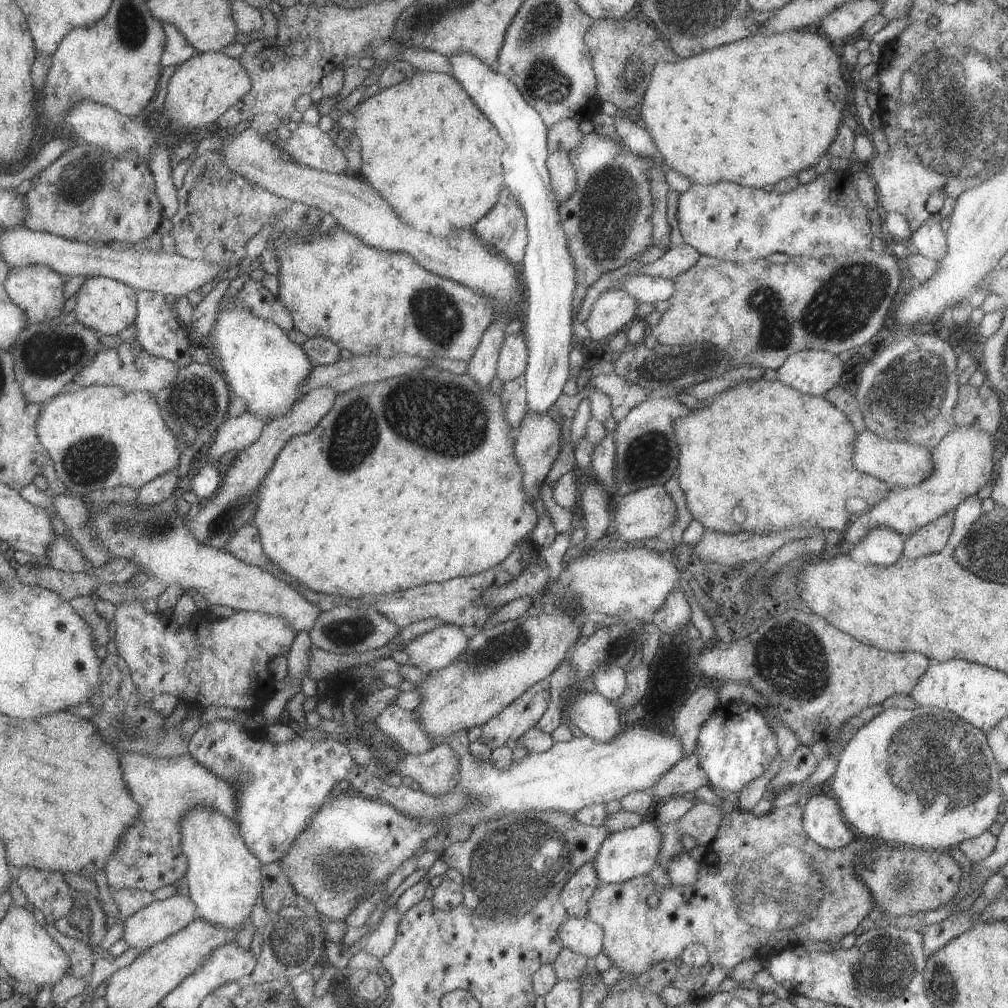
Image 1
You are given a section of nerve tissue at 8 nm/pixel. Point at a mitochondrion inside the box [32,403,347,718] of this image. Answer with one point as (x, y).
(157, 526)

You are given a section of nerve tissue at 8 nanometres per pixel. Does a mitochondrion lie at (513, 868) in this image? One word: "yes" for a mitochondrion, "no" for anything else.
yes

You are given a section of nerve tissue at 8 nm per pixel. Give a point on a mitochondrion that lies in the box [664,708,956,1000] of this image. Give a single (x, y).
(775, 889)

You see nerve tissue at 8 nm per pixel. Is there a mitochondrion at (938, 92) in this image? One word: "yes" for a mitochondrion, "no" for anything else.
yes

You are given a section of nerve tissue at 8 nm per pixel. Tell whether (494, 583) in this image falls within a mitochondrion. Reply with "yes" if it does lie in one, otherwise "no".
no

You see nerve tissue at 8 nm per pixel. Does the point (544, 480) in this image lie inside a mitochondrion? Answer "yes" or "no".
no

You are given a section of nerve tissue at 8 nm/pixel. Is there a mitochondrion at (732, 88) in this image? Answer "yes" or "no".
no

